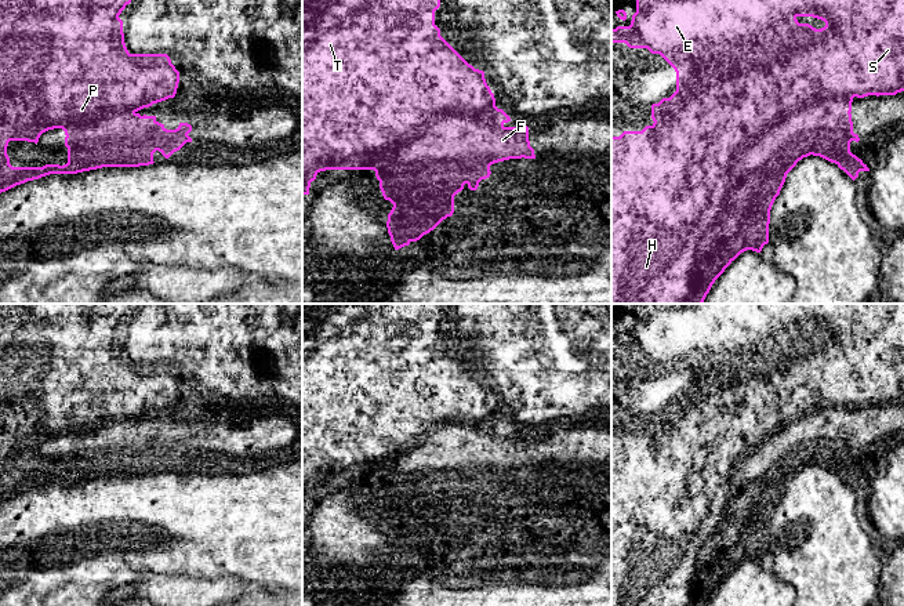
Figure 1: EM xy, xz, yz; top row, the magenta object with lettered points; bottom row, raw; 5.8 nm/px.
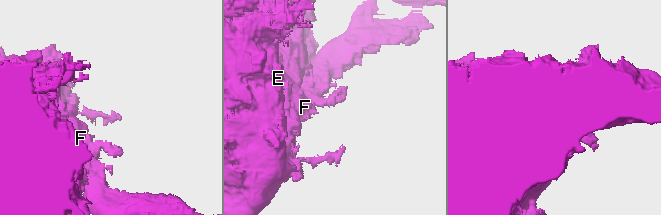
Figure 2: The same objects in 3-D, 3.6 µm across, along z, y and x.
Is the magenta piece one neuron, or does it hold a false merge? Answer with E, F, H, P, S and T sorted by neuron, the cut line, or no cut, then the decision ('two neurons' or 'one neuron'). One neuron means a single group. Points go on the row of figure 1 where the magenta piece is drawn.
E H P S T / F; cut in xz along (503, 122), (425, 131), (445, 200), (409, 240); two neurons

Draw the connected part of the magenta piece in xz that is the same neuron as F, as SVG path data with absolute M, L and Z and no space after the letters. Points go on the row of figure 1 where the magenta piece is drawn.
M449 115L444 120L436 120L424 134L424 150L429 157L429 182L446 193L446 202L429 204L428 221L413 228L410 242L420 240L443 219L451 217L454 196L465 184L471 190L476 190L479 182L490 177L491 164L509 159L535 159L527 126L505 127L504 123L475 120L472 115Z

